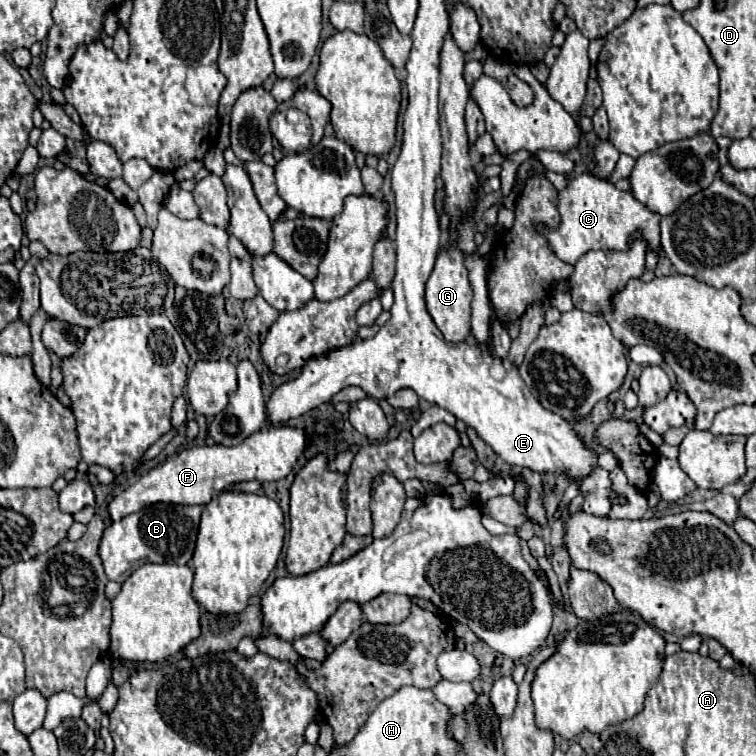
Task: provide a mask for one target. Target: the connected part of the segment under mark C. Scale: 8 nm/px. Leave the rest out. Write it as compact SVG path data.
M589 172L567 178L567 186L557 192L557 210L561 214L557 228L537 222L535 230L547 238L551 252L567 264L575 264L579 256L589 250L625 250L629 234L635 230L643 232L649 248L659 250L661 216L635 200L631 192L617 190L611 182L597 180Z

